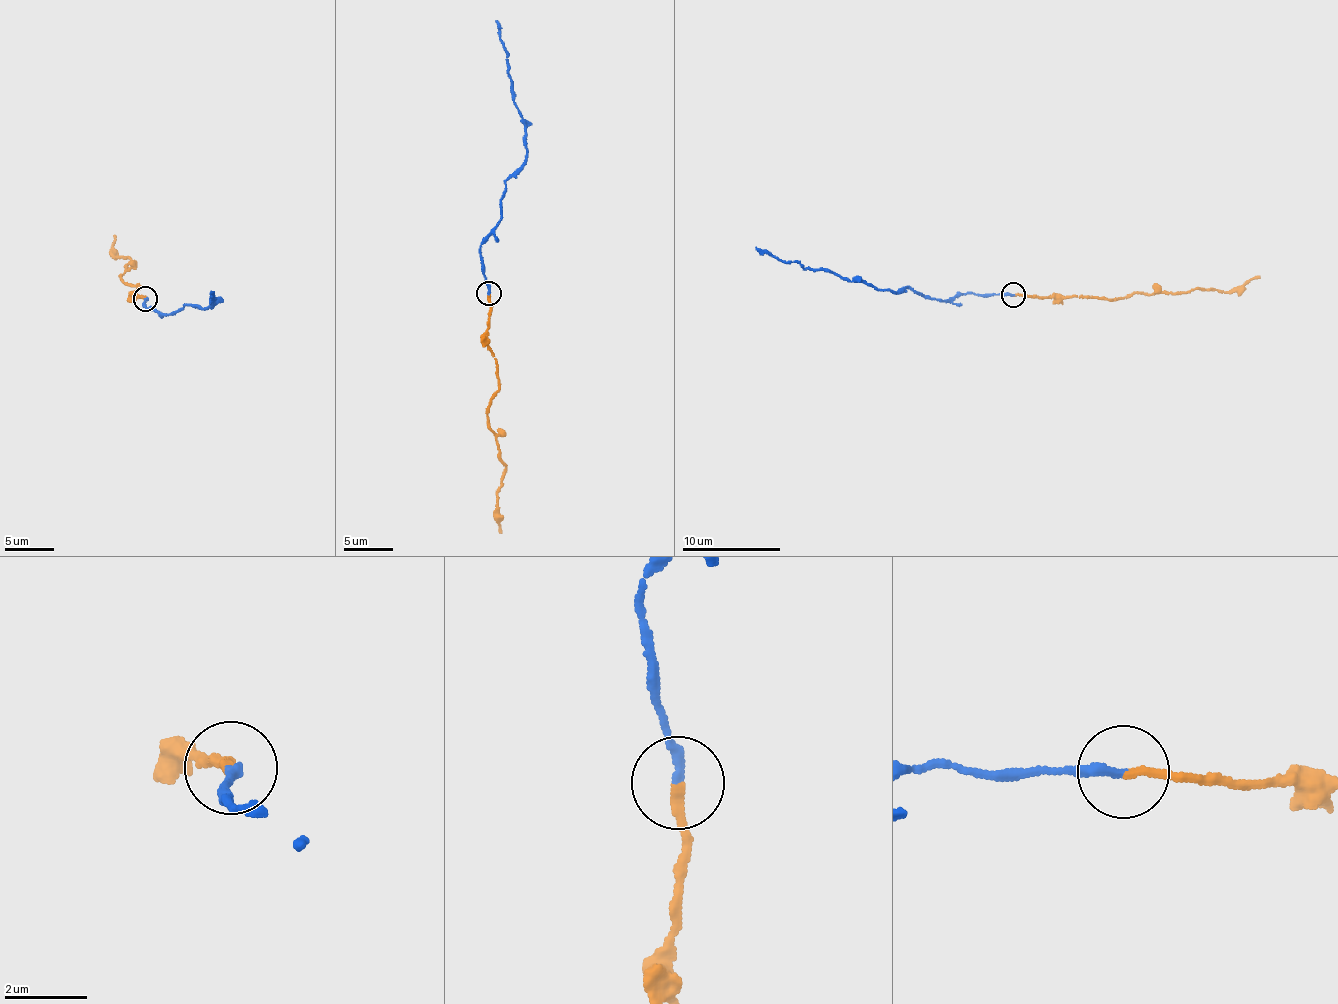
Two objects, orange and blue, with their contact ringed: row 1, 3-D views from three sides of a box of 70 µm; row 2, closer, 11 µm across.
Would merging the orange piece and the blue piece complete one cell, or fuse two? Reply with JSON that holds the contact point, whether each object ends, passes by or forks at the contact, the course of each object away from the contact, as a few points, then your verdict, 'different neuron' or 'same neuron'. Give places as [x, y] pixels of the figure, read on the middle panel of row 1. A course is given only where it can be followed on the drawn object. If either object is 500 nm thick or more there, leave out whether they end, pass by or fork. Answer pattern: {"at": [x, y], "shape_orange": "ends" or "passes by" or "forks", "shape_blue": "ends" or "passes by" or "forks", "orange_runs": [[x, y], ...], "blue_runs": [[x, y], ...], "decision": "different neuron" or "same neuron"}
{"at": [489, 293], "shape_orange": "ends", "shape_blue": "ends", "orange_runs": [[489, 293], [487, 348], [497, 365], [497, 389], [487, 427], [506, 466], [497, 494], [502, 532]], "blue_runs": [[489, 293], [479, 244], [499, 220], [500, 198], [522, 165], [527, 143], [525, 119], [511, 94], [495, 20]], "decision": "same neuron"}

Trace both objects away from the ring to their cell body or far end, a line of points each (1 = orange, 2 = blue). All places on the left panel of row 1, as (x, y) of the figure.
1: (146, 299), (119, 273), (131, 259), (112, 254), (116, 236)
2: (146, 299), (145, 307), (169, 314), (187, 304), (213, 308), (217, 303), (210, 299), (213, 303), (210, 290)

